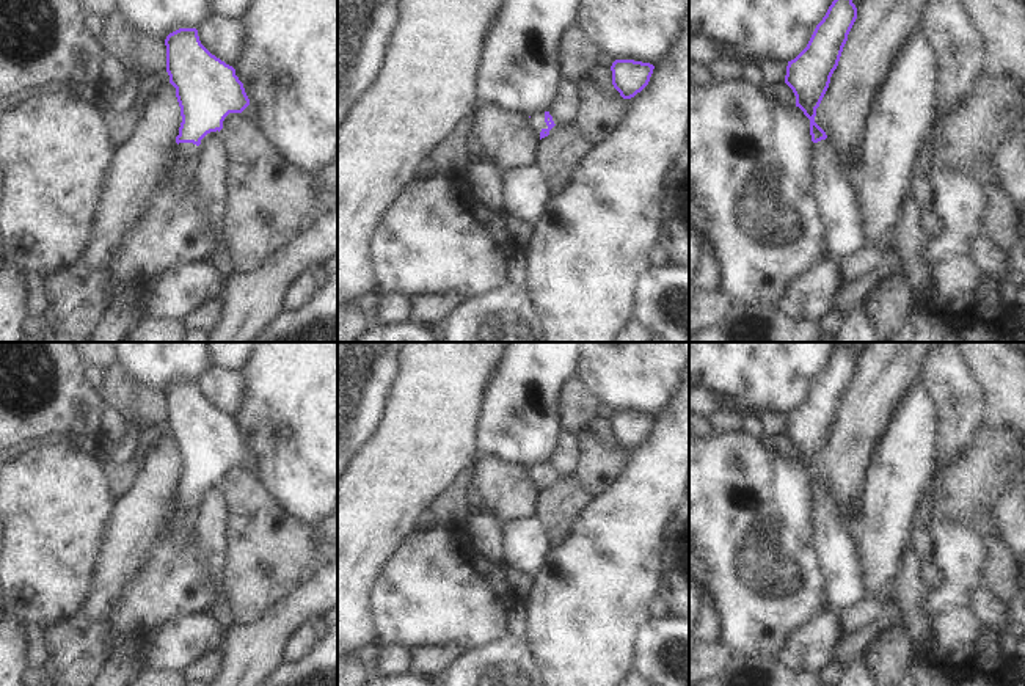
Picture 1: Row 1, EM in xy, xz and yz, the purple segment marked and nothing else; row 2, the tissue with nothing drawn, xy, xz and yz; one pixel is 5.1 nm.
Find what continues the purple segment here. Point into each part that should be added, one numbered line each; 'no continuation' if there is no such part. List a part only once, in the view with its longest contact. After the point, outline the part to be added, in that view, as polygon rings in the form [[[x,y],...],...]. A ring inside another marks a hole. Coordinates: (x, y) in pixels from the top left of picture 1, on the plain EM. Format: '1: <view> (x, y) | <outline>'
1: xz (537, 471) | [[[543,463],[534,465],[531,469],[527,469],[527,474],[532,487],[540,491],[540,483],[543,480],[548,480],[545,474],[545,465]]]

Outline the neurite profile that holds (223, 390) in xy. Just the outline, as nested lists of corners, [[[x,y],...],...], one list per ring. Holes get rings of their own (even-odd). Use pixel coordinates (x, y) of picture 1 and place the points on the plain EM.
[[[210,366],[199,378],[201,396],[226,416],[235,416],[245,394],[245,381],[240,370],[226,370]]]

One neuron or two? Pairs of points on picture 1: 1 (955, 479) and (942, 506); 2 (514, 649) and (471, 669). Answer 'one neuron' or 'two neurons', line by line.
1: one neuron
2: one neuron

